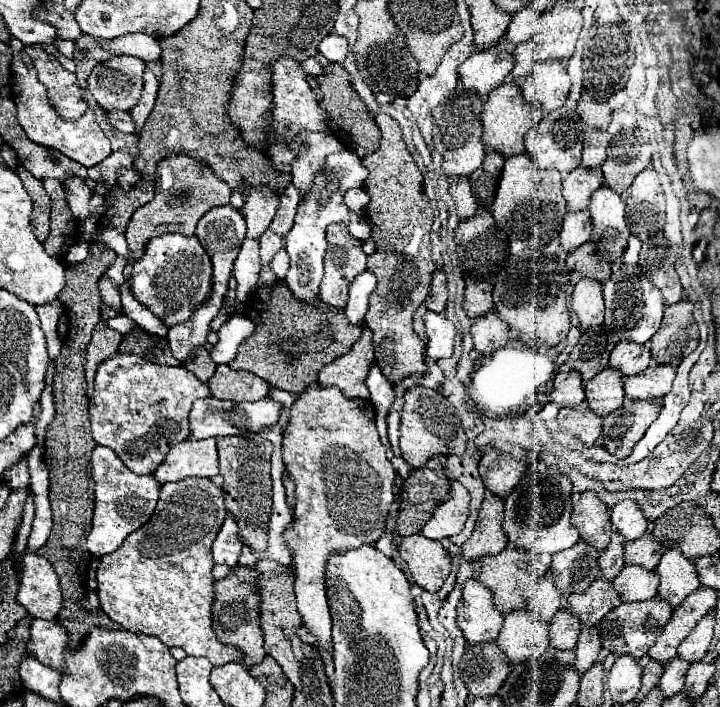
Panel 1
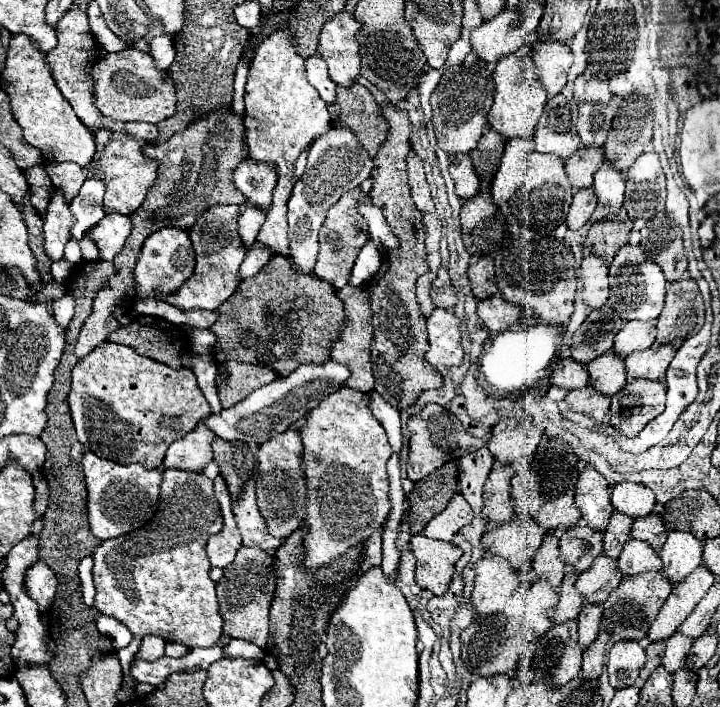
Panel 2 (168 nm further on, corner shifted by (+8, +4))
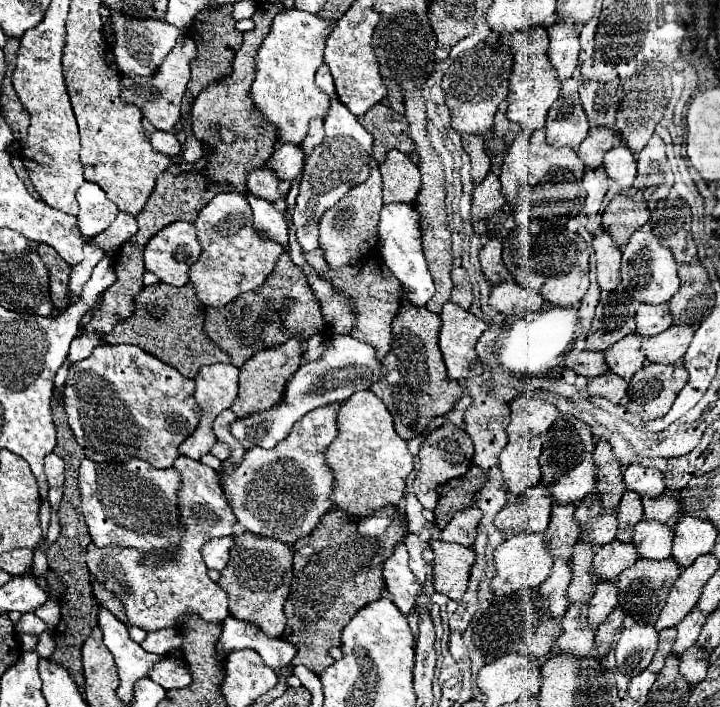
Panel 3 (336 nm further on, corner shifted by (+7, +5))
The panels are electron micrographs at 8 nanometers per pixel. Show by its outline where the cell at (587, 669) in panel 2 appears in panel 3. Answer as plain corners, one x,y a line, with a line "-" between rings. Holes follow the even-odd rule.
616,607
608,617
606,621
596,629
596,657
604,657
610,649
612,649
612,641
614,641
614,635
620,631
622,627
622,621
624,621
624,613
620,607

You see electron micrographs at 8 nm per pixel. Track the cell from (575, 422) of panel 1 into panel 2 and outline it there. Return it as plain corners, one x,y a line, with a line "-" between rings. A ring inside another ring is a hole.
587,386
585,390
573,390
573,392
567,392
565,402
569,404
571,410
581,412
581,414
593,418
595,424
605,422
607,412
609,412
609,398
605,398
603,394
599,396
599,394
591,392
589,386

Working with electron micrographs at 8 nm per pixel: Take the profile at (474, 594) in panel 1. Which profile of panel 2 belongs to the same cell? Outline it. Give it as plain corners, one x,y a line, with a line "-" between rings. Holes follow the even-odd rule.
483,556
473,564
475,586
471,592
471,610
477,616
503,612
505,602
525,582
523,572
513,572
503,558

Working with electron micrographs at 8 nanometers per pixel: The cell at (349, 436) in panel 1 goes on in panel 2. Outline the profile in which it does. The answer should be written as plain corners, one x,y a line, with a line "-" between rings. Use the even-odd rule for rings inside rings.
341,388
329,394
315,406
303,420
301,442
303,442
303,460
301,468
305,472
305,480
309,486
307,502
305,502
305,522
303,526
309,530
307,538
303,538
303,566
309,574
317,574
317,570
329,566
335,558
345,554
349,548
363,544
371,534
383,526
391,504
389,504
389,480
385,464
393,454
387,434
383,426
373,418
369,410
369,396
351,388

